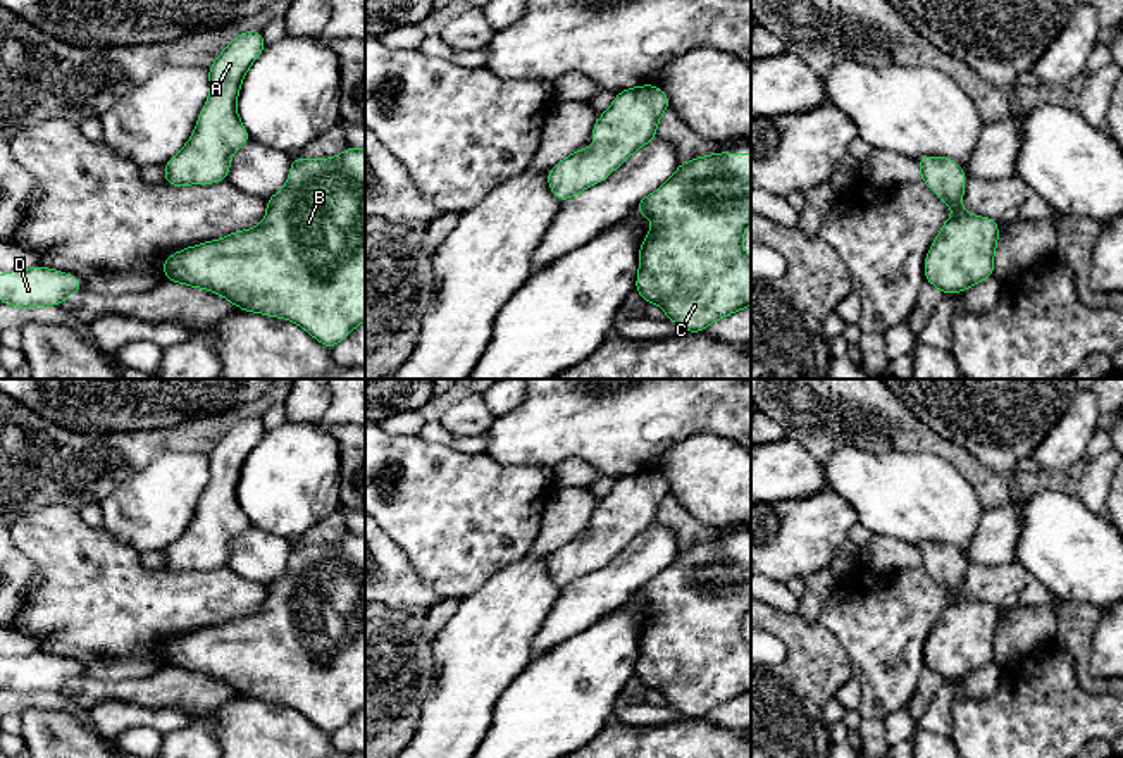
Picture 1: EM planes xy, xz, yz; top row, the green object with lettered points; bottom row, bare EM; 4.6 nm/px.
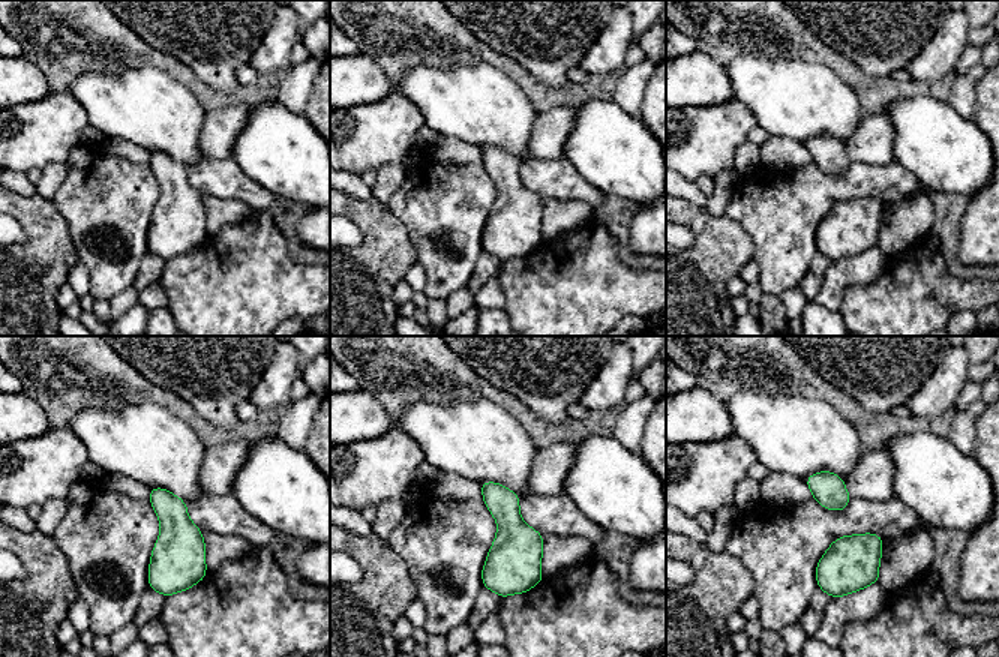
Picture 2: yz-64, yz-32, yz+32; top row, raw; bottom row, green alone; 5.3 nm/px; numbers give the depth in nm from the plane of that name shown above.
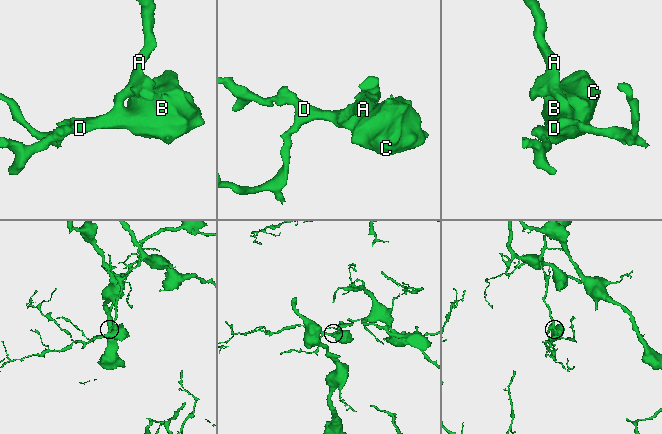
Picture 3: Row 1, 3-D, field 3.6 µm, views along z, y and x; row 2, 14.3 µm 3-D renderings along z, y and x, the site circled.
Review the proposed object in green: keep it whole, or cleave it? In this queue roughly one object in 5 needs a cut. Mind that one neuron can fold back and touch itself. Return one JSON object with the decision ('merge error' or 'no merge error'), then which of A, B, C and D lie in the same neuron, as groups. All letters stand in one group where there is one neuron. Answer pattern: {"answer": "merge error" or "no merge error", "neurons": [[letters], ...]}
{"answer": "no merge error", "neurons": [["A", "B", "C", "D"]]}

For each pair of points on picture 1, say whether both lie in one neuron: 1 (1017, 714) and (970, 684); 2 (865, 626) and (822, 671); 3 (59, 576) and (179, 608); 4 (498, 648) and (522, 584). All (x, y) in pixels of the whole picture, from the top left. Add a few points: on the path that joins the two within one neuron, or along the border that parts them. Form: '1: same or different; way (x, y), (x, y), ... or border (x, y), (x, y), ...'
1: different; border (1001, 669), (998, 686), (960, 696), (953, 717)
2: different; border (818, 621), (841, 645), (851, 676)
3: same; way (88, 591), (102, 605), (150, 608)
4: same; way (498, 633), (500, 619), (515, 600)

